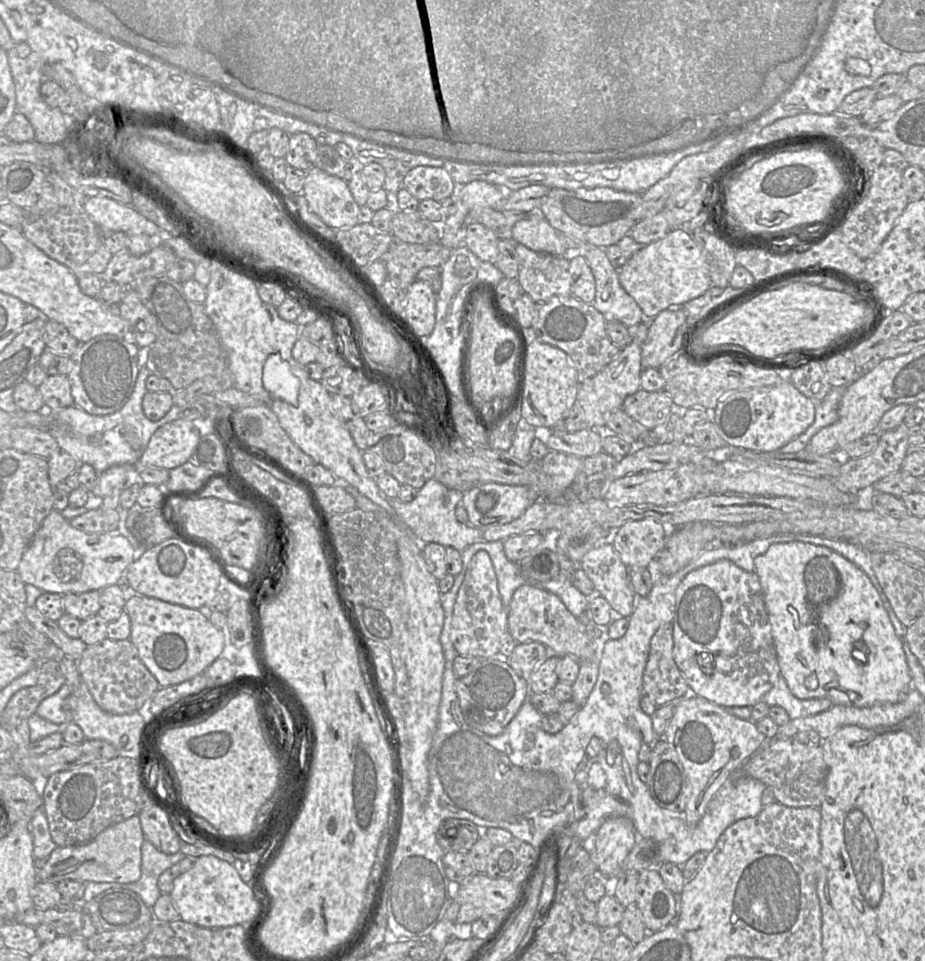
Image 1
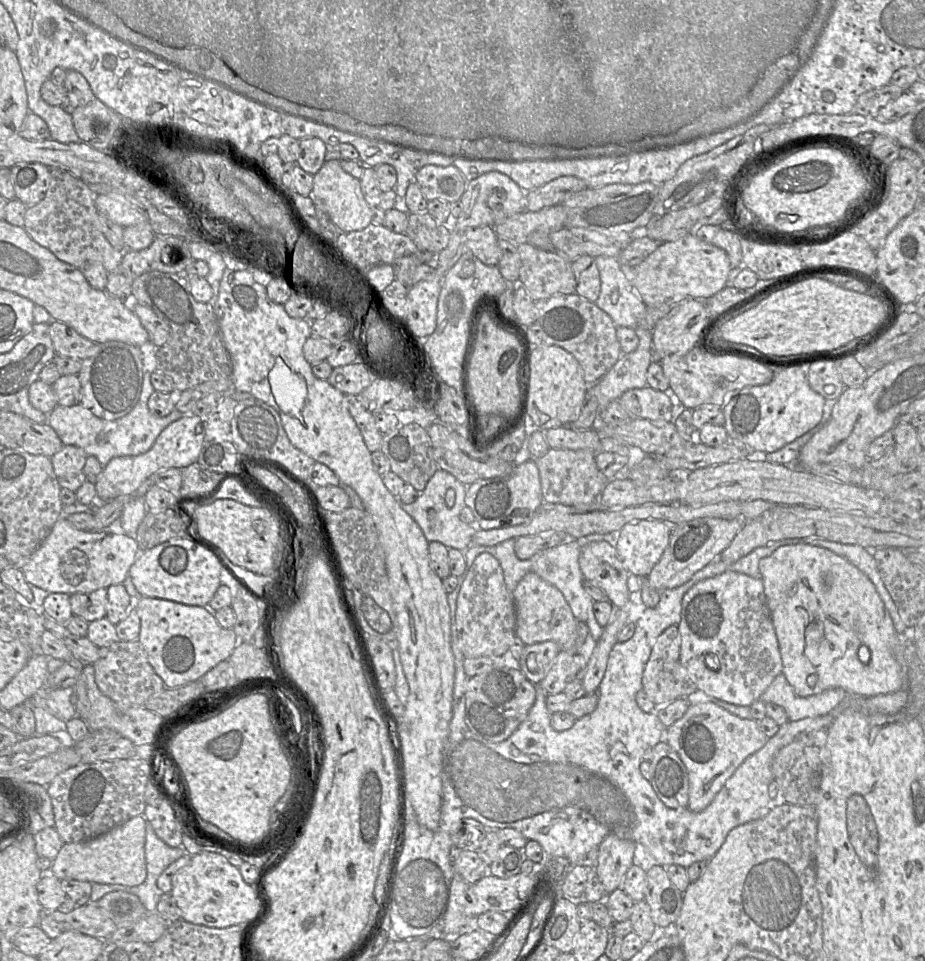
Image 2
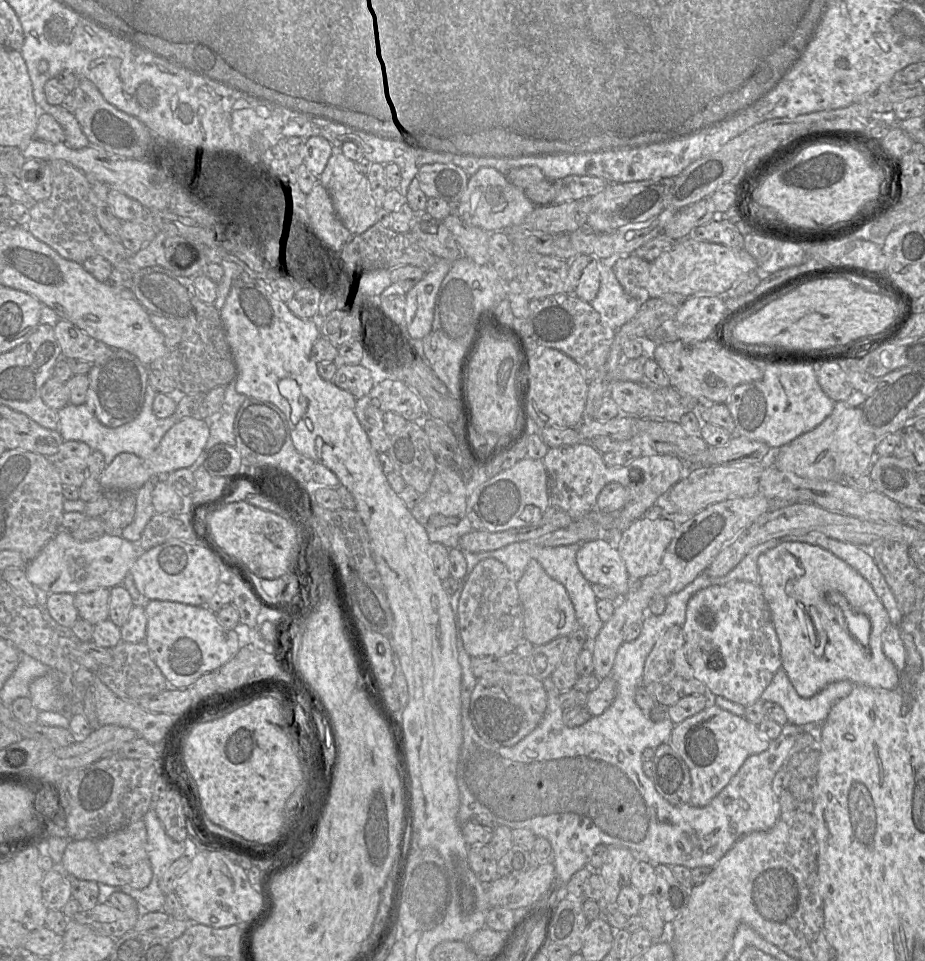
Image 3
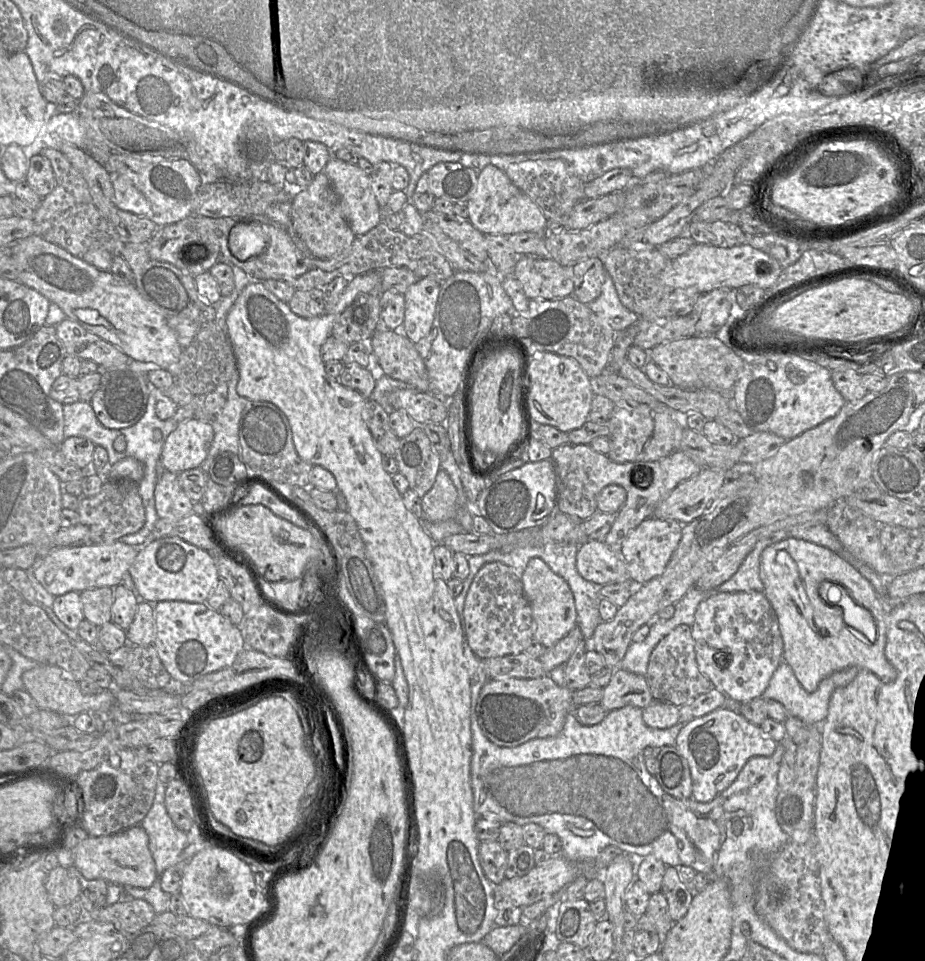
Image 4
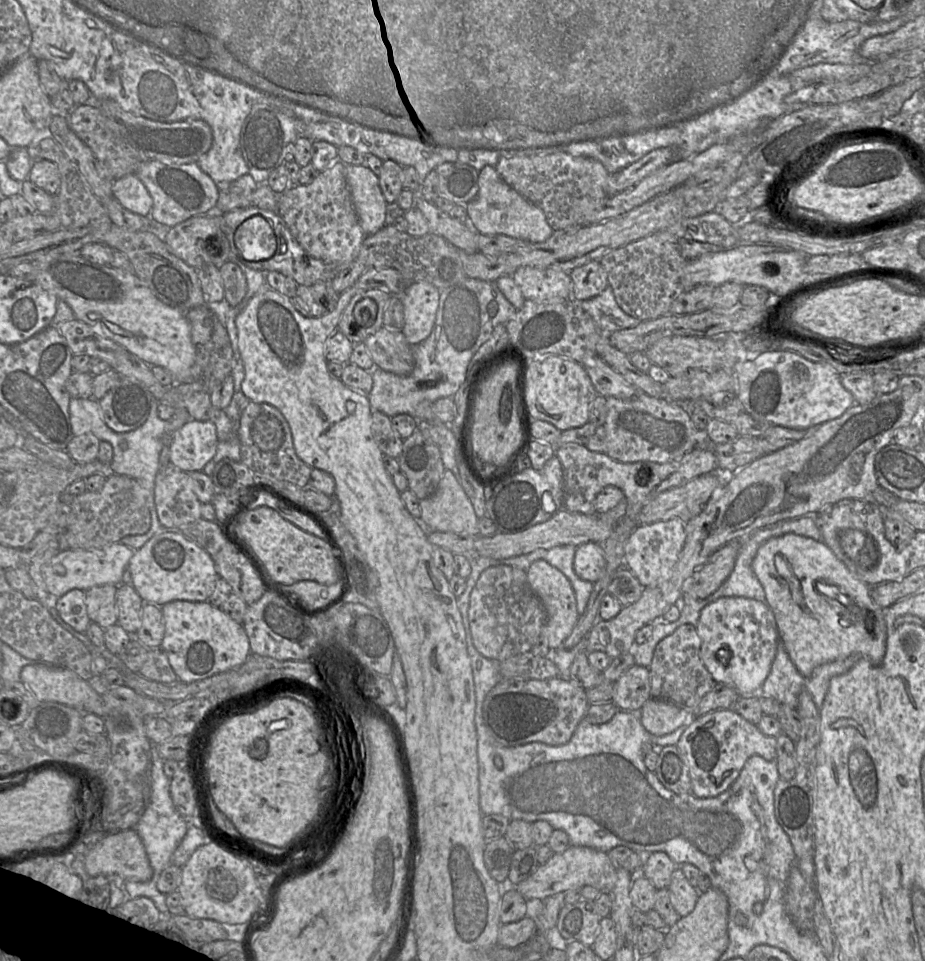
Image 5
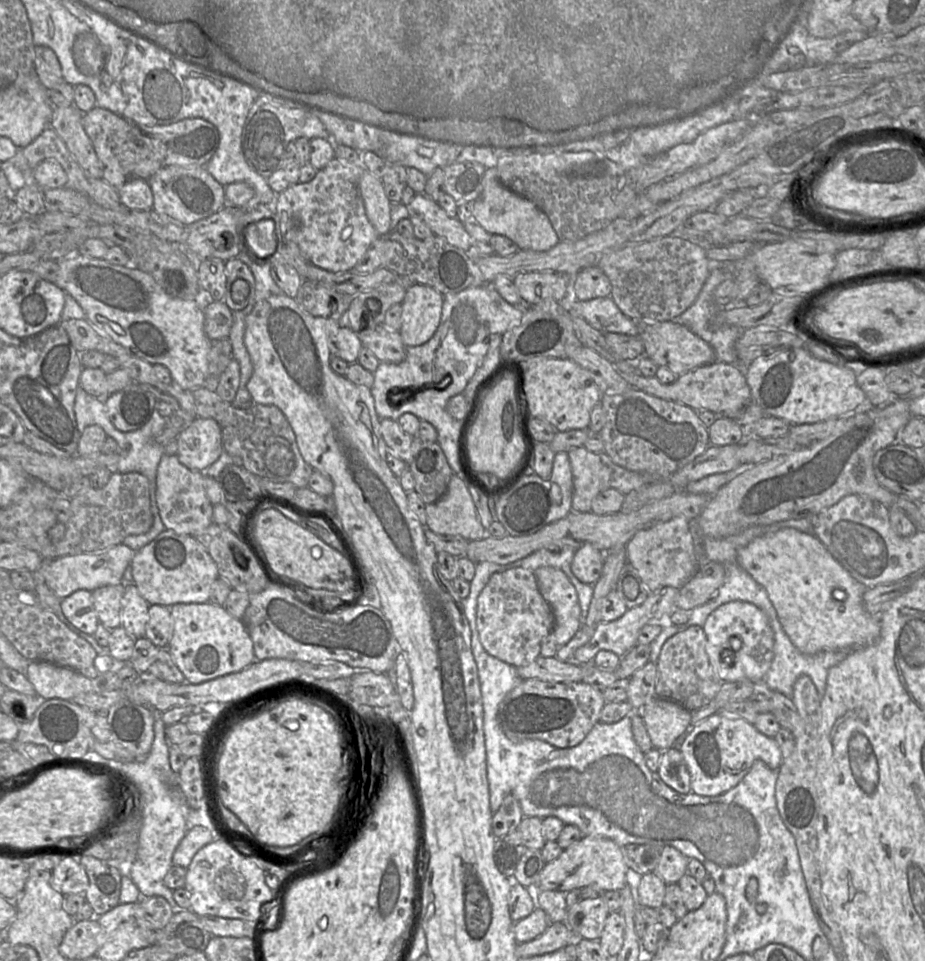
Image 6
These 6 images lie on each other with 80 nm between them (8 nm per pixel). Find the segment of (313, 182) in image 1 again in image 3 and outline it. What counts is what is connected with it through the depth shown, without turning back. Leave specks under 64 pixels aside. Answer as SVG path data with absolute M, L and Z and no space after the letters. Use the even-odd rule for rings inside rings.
M334 153L329 158L318 182L328 192L330 205L338 219L352 235L359 235L377 223L377 207L371 194L368 177L356 167L356 163L342 153Z

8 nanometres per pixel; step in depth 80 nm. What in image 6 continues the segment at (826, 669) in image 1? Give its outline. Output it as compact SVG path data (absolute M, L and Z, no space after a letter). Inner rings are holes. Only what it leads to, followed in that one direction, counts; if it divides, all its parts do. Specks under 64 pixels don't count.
M782 528L756 537L738 550L737 562L765 588L783 630L800 652L812 655L824 650L870 646L878 641L881 621L864 607L863 595L867 588L851 576L815 534L804 533L795 528ZM835 589L845 594L843 600L834 596Z

